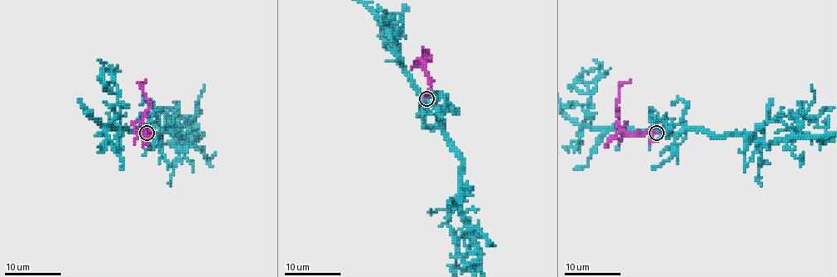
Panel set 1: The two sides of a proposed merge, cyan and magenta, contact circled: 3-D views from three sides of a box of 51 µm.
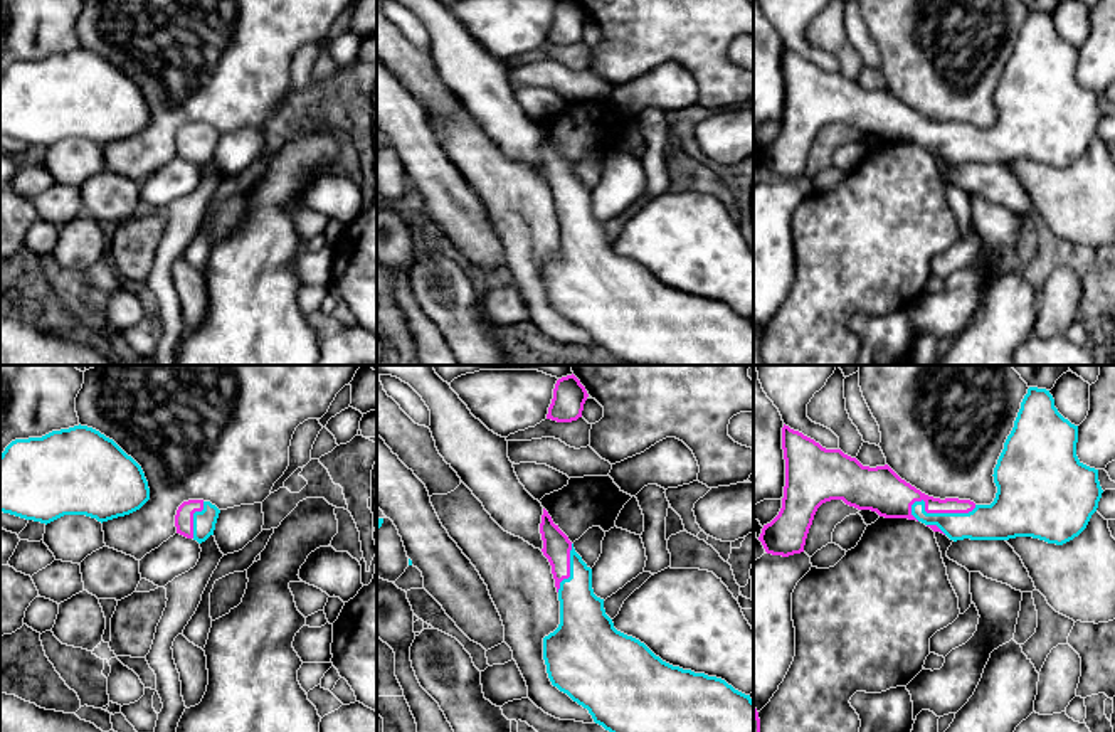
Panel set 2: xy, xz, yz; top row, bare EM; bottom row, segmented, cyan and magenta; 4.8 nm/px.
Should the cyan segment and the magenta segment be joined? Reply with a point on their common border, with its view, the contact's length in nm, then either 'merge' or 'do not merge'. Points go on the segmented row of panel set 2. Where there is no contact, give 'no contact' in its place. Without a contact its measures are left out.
yz (935, 514) | 320 nm | merge

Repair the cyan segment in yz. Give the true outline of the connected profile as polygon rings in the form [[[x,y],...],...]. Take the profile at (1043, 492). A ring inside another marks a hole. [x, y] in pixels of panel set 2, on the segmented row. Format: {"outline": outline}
{"outline": [[[1029,387],[994,468],[996,498],[991,505],[975,505],[970,500],[928,496],[901,480],[888,464],[863,466],[841,449],[826,449],[784,424],[785,486],[782,508],[770,523],[764,525],[758,540],[765,552],[772,555],[801,554],[817,508],[826,501],[843,500],[849,507],[871,510],[885,518],[922,522],[954,542],[964,538],[1009,540],[1033,537],[1063,545],[1086,528],[1103,493],[1098,469],[1078,459],[1076,443],[1078,426],[1058,412],[1049,390]]]}

